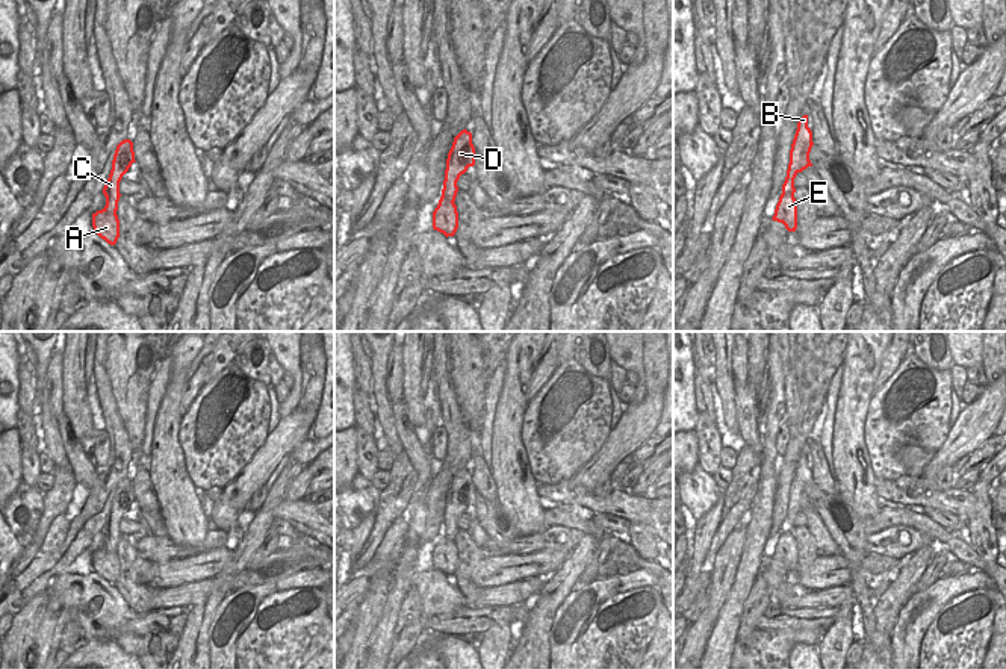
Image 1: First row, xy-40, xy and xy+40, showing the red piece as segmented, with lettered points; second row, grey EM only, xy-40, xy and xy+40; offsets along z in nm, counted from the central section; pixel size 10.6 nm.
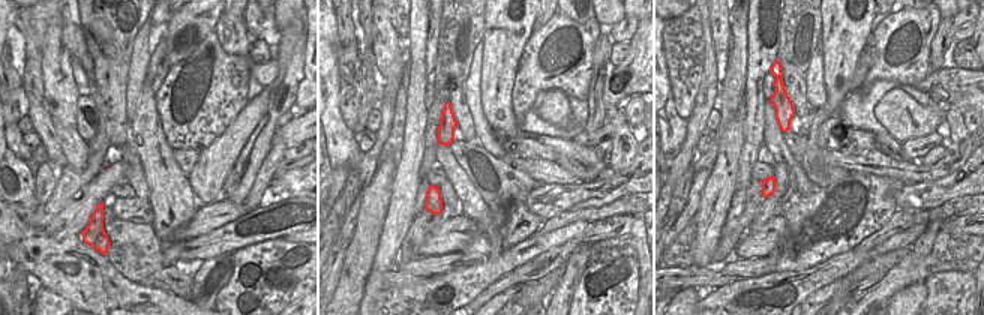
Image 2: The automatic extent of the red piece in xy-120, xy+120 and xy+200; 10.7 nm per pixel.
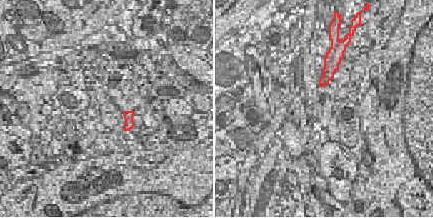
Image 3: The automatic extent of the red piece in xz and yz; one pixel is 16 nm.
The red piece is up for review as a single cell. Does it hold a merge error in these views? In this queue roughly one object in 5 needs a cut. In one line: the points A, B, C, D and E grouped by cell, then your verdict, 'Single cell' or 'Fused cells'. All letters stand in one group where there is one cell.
Groups: A E / B C D. Fused cells.

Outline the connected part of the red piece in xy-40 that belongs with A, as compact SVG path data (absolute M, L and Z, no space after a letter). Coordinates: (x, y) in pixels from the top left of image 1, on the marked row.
M106 209L92 213L94 232L107 244L115 245L120 238L120 219L116 213L109 213Z

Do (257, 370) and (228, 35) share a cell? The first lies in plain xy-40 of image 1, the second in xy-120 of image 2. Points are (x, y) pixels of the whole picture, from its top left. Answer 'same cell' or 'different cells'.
same cell

